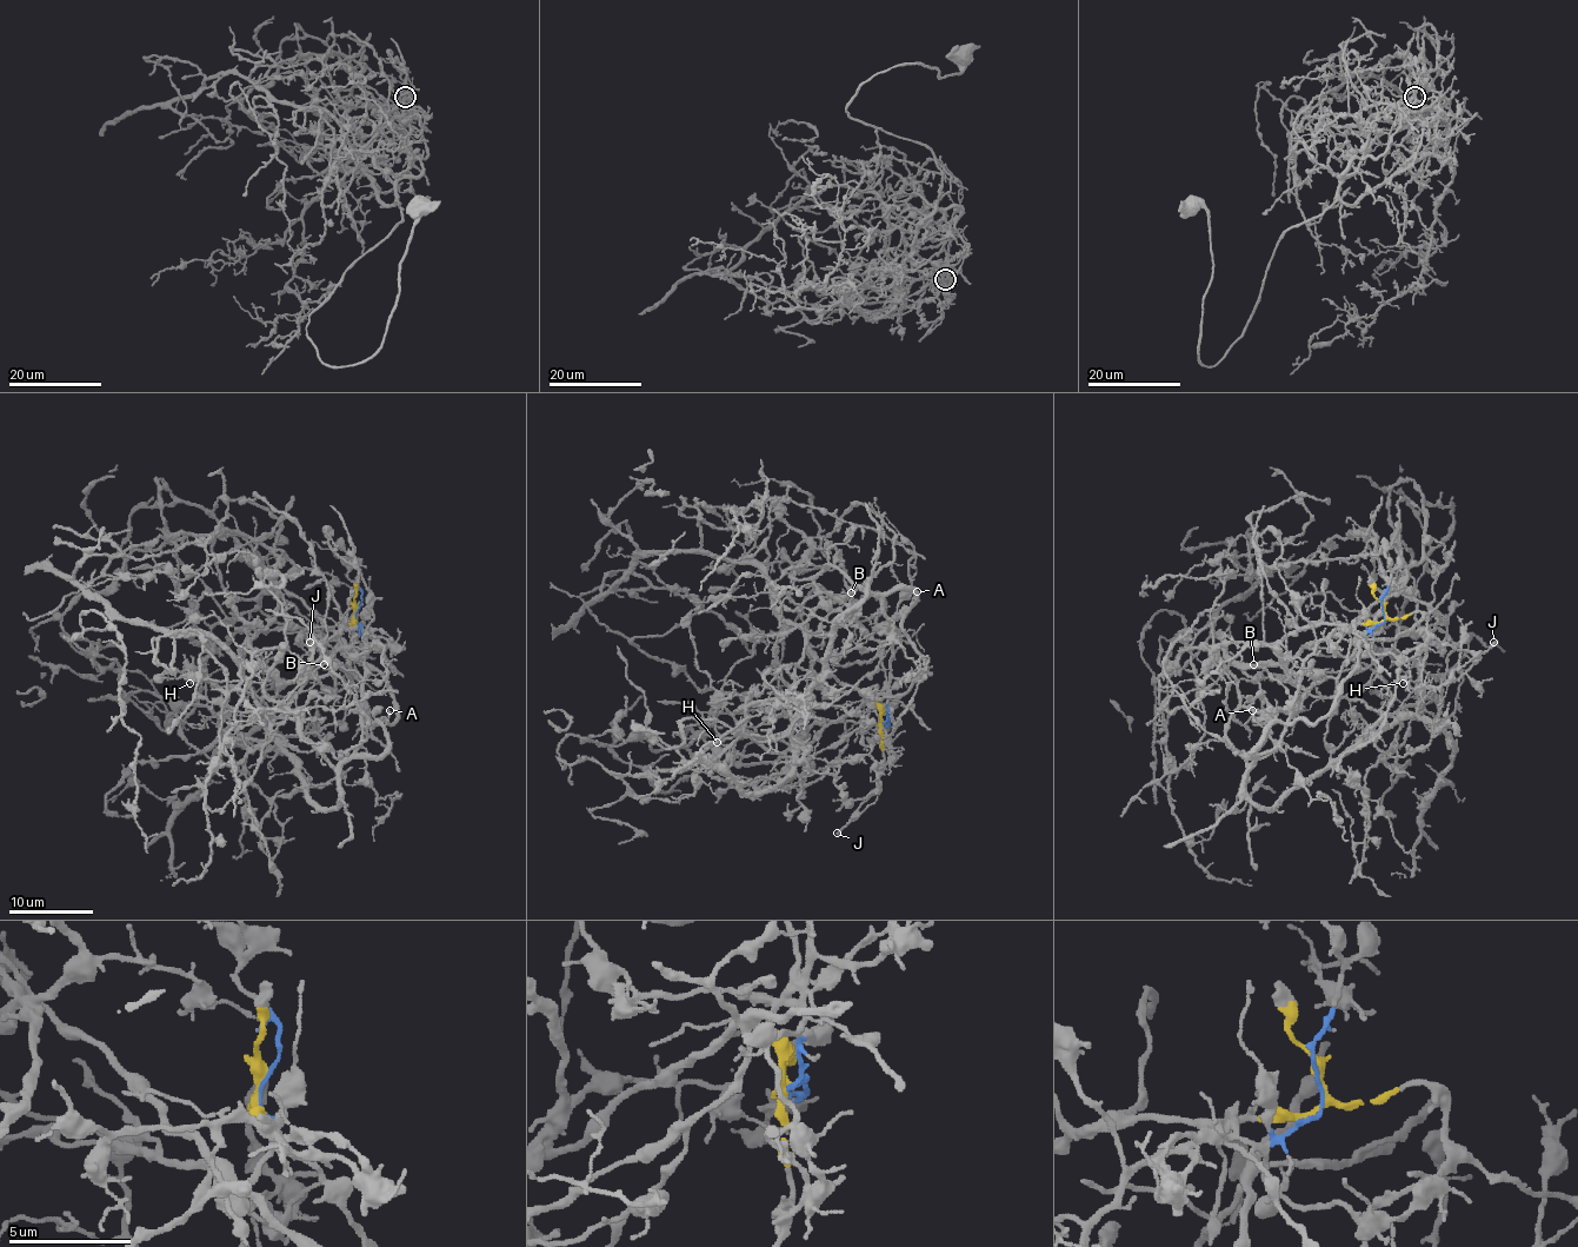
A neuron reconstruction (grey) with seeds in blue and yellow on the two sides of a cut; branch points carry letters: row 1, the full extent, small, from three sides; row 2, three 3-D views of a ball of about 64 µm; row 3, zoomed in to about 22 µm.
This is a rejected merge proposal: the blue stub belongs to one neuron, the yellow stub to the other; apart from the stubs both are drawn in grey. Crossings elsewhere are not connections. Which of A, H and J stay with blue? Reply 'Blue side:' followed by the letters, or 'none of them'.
Blue side: A, H

